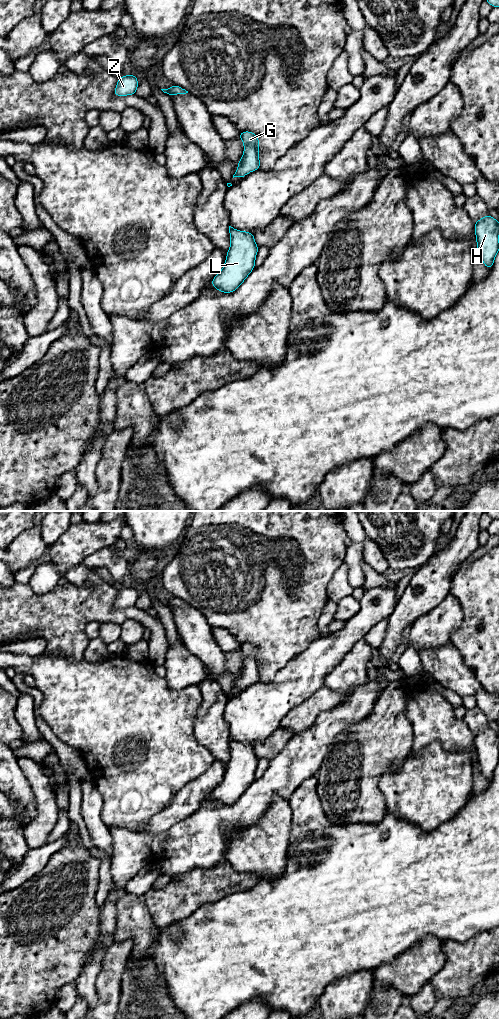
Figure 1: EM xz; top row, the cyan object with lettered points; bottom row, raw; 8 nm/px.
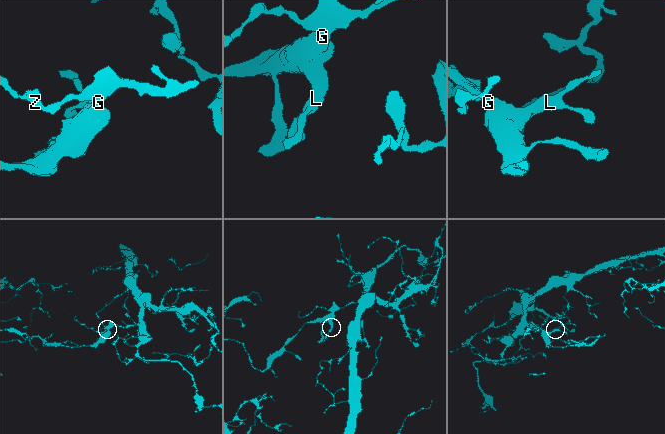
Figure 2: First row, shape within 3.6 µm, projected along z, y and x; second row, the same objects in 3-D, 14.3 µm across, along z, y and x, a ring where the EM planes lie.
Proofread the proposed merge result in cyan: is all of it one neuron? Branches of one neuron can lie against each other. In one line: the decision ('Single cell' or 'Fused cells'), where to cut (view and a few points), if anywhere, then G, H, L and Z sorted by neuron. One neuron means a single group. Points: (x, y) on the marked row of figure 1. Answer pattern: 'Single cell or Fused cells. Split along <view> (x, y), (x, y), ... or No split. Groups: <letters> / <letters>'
Single cell. No split. Groups: G H L Z

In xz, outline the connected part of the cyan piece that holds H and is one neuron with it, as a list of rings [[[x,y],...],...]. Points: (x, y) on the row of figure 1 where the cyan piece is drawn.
[[[485,215],[474,223],[477,249],[483,264],[490,269],[499,252],[499,221],[490,215]]]

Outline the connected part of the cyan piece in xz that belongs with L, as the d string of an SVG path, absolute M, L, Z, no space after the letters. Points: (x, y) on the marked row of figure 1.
M229 226L230 248L222 270L212 279L211 284L223 293L234 292L255 268L259 247L254 234L239 231Z

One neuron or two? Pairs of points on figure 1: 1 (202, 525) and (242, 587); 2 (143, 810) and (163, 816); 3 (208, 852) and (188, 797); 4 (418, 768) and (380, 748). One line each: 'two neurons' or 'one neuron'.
1: one neuron
2: two neurons
3: two neurons
4: two neurons

